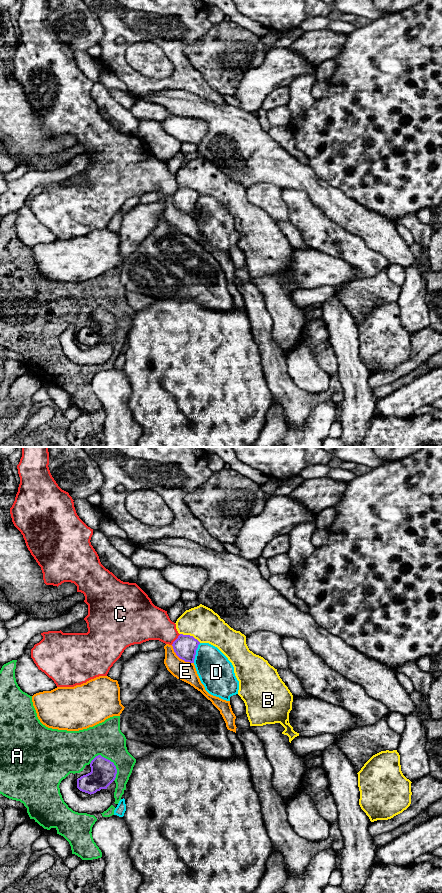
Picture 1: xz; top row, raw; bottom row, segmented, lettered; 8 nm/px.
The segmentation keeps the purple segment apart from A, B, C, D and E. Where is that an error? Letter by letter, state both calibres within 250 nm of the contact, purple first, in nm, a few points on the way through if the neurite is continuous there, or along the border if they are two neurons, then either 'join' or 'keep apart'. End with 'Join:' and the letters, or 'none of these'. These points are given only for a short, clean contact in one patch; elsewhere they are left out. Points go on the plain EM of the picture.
A: 200 nm thick on the purple side, 280 nm on the other; keep apart
B: 190 nm thick on the purple side, 260 nm on the other; keep apart
C: 190 nm thick on the purple side, 280 nm on the other; border along xz (180, 186), (171, 196); keep apart
D: 190 nm thick on the purple side, 280 nm on the other; keep apart
E: 190 nm thick on the purple side, 160 nm on the other; keep apart
Join: none of these

